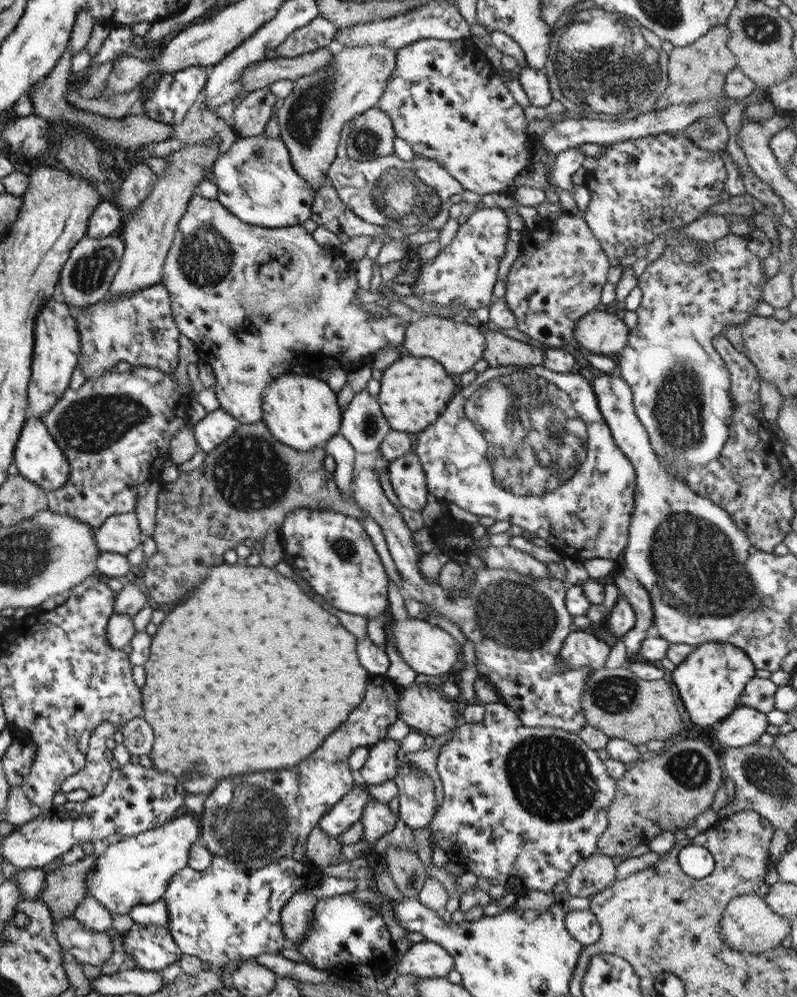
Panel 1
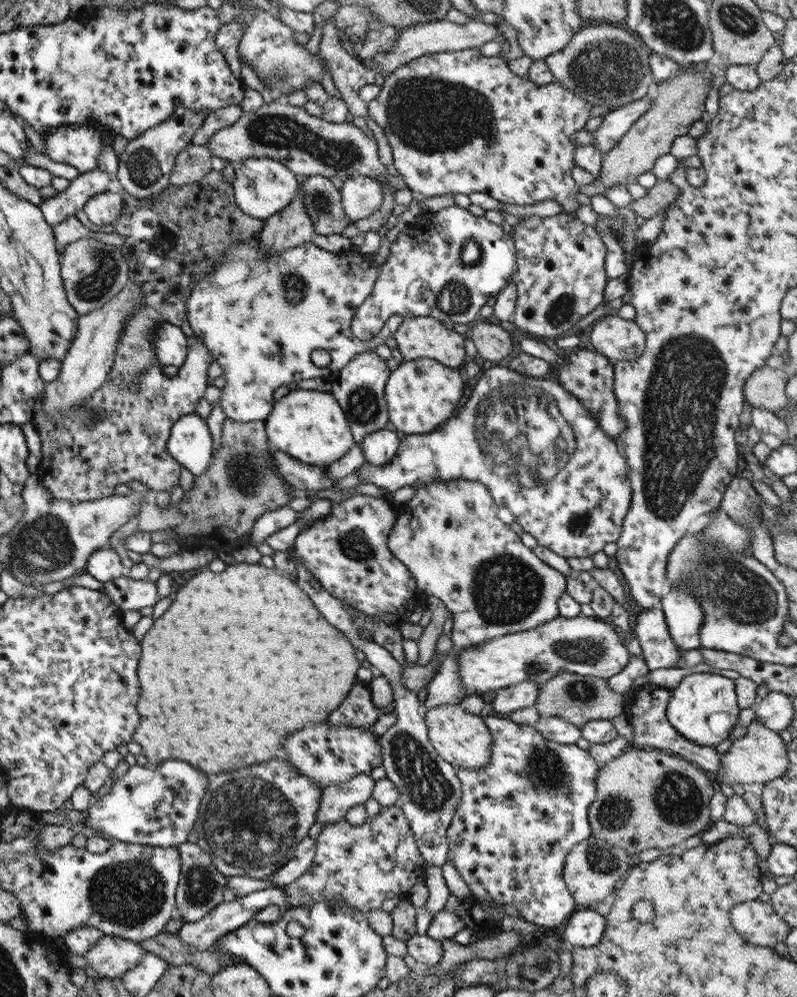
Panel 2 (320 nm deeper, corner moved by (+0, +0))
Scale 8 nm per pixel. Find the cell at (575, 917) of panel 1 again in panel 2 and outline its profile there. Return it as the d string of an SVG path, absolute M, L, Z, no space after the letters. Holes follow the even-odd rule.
M577 908L560 926L559 933L569 944L595 946L602 937L606 918L592 908Z

